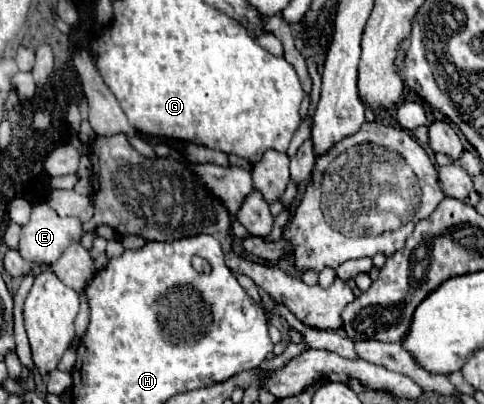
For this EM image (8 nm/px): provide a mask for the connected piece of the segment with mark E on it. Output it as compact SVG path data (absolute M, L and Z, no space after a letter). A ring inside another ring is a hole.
M47 203L35 205L31 221L21 231L19 253L23 259L51 265L73 243L81 241L83 225L77 217L59 217Z

